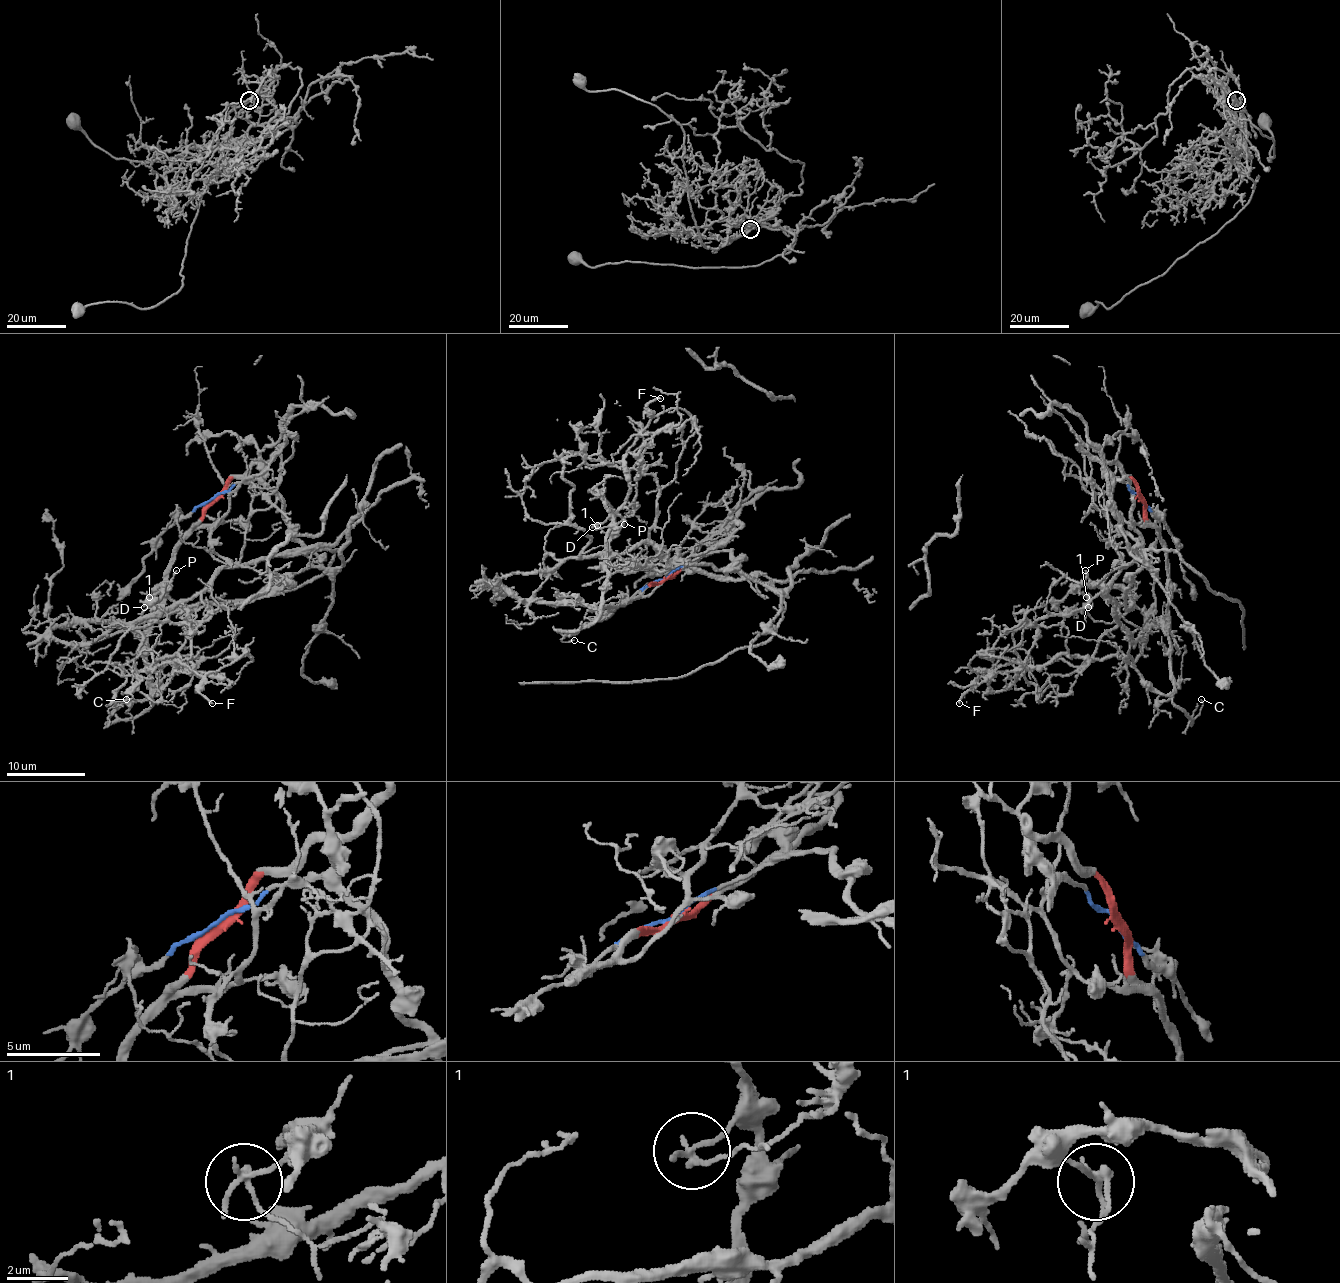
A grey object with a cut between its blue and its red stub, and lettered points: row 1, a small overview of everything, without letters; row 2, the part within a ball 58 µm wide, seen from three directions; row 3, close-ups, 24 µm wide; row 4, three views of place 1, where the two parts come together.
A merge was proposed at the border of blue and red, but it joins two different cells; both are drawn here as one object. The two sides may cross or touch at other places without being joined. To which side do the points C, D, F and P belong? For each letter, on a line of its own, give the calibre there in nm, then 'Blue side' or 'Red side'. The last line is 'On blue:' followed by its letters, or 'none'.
C: Thickness 90 nm. Red side
D: Thickness 140 nm. Blue side
F: Thickness 180 nm. Red side
P: Thickness 150 nm. Blue side
On blue: D, P

